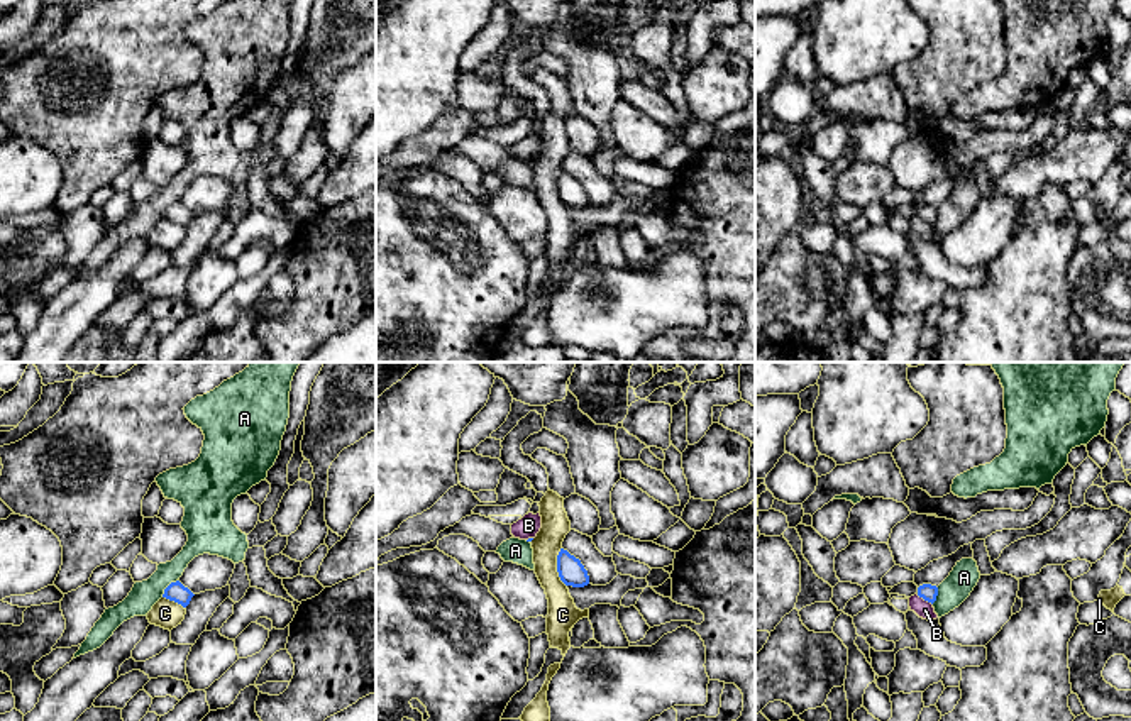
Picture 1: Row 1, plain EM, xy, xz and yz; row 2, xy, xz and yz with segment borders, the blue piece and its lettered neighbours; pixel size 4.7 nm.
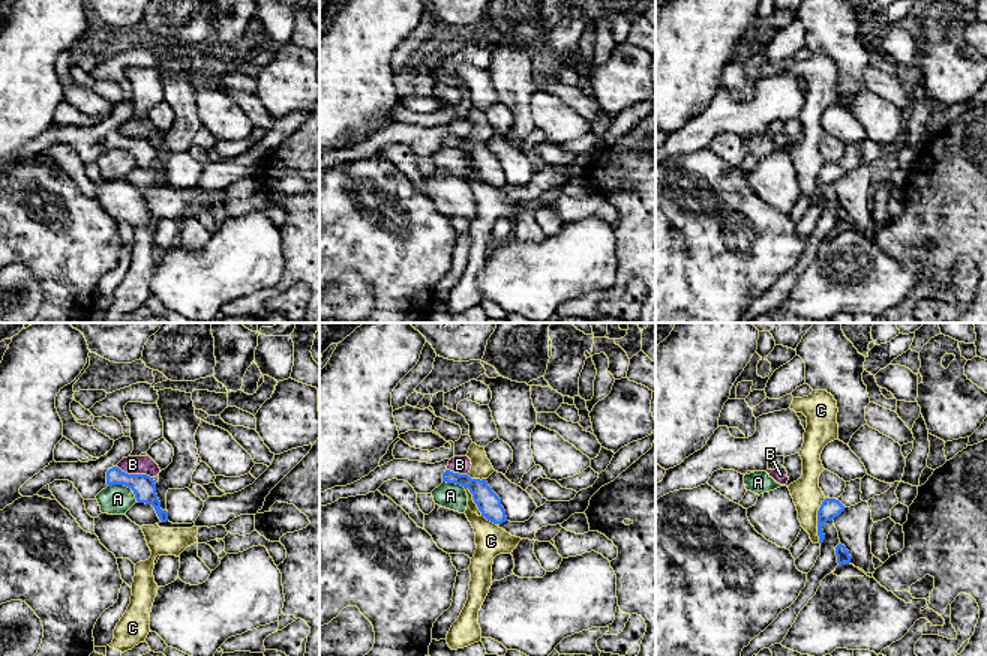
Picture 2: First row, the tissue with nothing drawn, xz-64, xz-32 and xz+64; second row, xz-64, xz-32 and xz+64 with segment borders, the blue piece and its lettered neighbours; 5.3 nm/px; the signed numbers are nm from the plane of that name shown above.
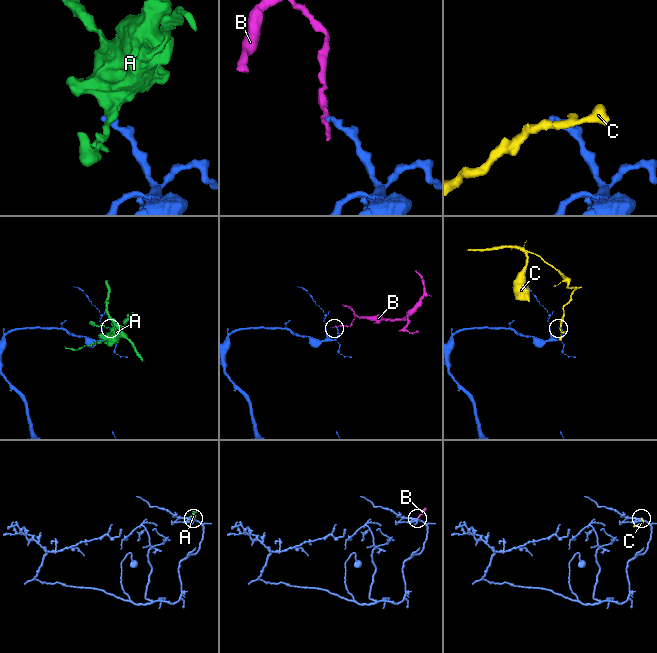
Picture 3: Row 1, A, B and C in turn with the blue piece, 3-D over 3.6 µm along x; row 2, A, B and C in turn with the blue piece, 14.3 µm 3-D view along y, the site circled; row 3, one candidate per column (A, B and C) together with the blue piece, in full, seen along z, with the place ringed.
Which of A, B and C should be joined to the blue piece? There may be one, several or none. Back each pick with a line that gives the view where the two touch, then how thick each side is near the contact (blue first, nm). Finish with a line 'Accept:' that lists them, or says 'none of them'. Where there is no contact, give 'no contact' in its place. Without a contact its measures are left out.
Accept: none of them

